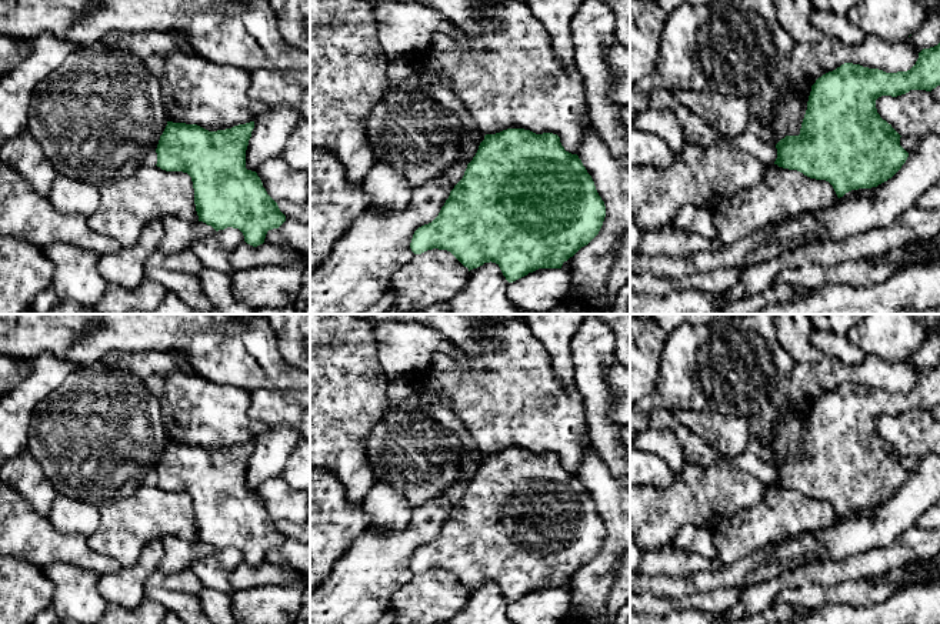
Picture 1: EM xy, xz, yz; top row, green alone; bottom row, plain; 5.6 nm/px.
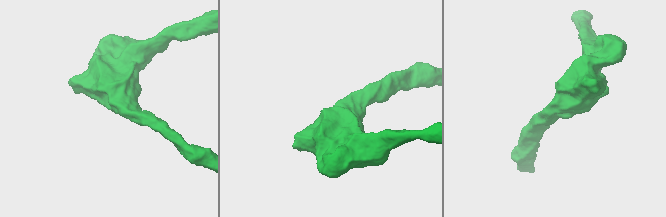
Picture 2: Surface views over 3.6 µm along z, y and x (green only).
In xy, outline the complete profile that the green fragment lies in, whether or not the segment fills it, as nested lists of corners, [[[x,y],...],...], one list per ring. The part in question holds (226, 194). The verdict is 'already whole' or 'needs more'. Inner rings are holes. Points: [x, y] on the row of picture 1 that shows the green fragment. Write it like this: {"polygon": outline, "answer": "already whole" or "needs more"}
{"polygon": [[[254,121],[209,131],[197,124],[173,123],[160,136],[157,167],[191,177],[199,221],[216,231],[239,228],[253,247],[286,216],[267,194],[256,171],[246,168],[246,150]]], "answer": "already whole"}

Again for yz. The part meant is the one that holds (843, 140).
{"polygon": [[[940,43],[919,53],[916,64],[907,71],[886,73],[860,64],[844,63],[833,71],[819,77],[811,86],[807,110],[799,136],[786,136],[777,144],[774,164],[789,170],[797,170],[816,180],[829,181],[837,197],[859,188],[871,188],[891,178],[906,163],[909,153],[900,146],[900,134],[880,117],[876,100],[881,96],[897,97],[910,90],[931,91],[940,86]]], "answer": "already whole"}

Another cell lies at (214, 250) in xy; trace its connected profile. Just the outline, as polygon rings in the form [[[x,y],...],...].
[[[227,227],[196,240],[190,250],[199,257],[203,267],[231,276],[234,268],[230,264],[230,256],[241,243],[244,243],[243,233]]]

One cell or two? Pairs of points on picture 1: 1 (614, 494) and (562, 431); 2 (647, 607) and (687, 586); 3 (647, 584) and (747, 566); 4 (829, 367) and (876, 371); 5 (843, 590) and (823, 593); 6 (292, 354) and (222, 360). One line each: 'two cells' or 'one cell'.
1: two cells
2: two cells
3: one cell
4: one cell
5: one cell
6: two cells

